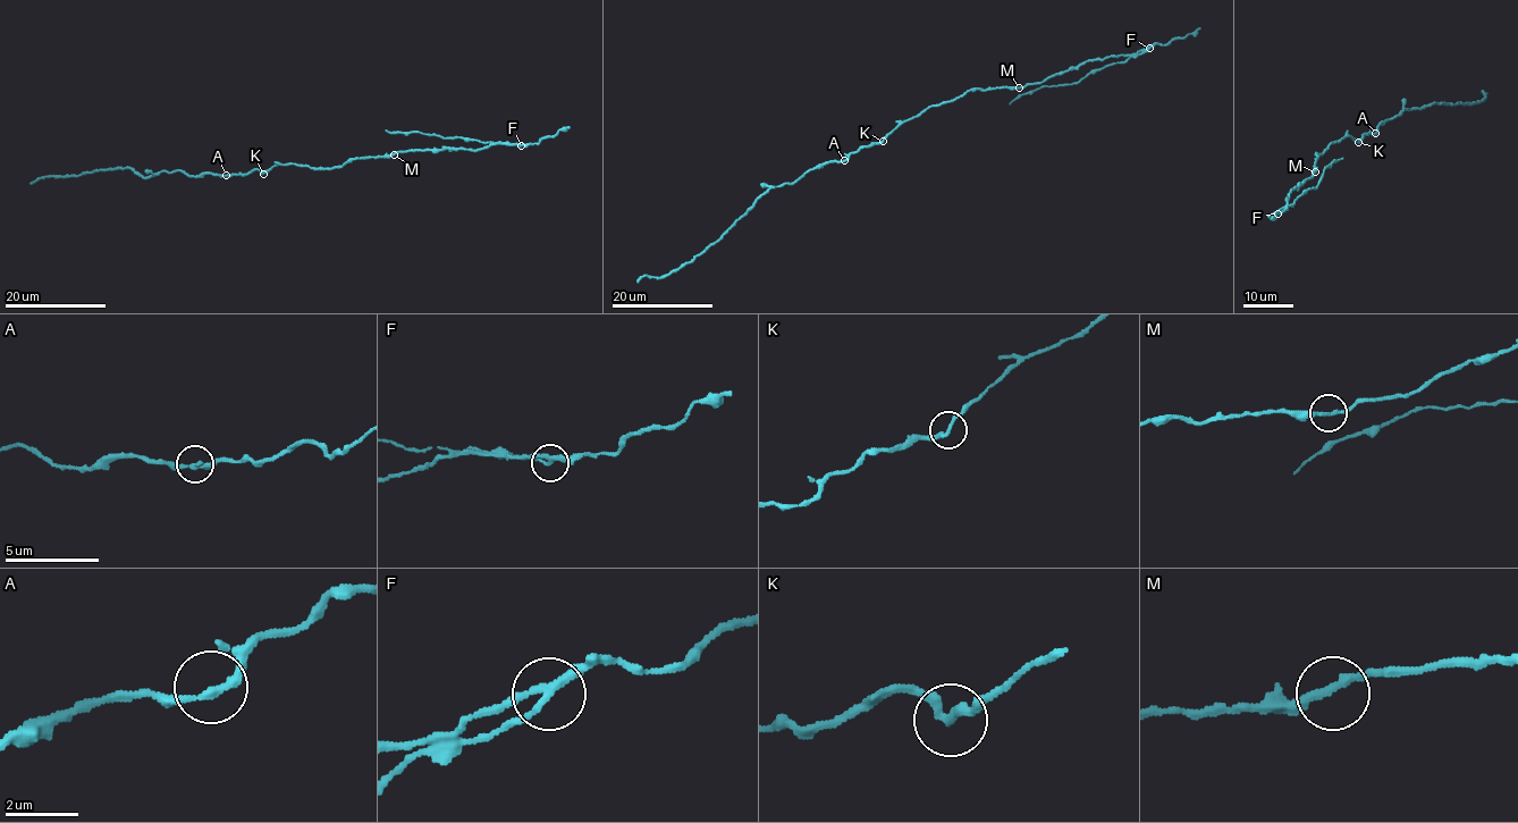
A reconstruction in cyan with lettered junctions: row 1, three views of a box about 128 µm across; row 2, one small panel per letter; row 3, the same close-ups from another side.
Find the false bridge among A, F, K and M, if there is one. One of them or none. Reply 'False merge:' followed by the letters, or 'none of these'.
False merge: F

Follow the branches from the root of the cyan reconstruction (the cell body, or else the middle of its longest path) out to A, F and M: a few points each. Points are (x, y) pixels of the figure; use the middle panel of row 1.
A: (927, 109), (901, 122), (880, 142), (860, 148), (844, 160)
F: (927, 109), (951, 102), (969, 90), (1020, 89), (1077, 69), (1087, 61), (1121, 55), (1137, 56), (1149, 48)
M: (927, 109), (951, 102), (975, 89), (1019, 87)

